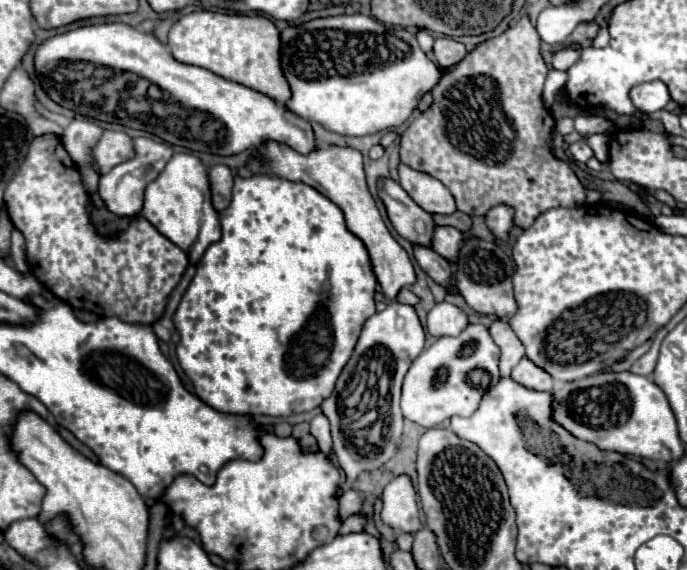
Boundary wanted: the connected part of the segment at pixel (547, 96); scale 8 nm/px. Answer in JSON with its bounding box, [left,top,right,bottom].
[544,69,568,107]

